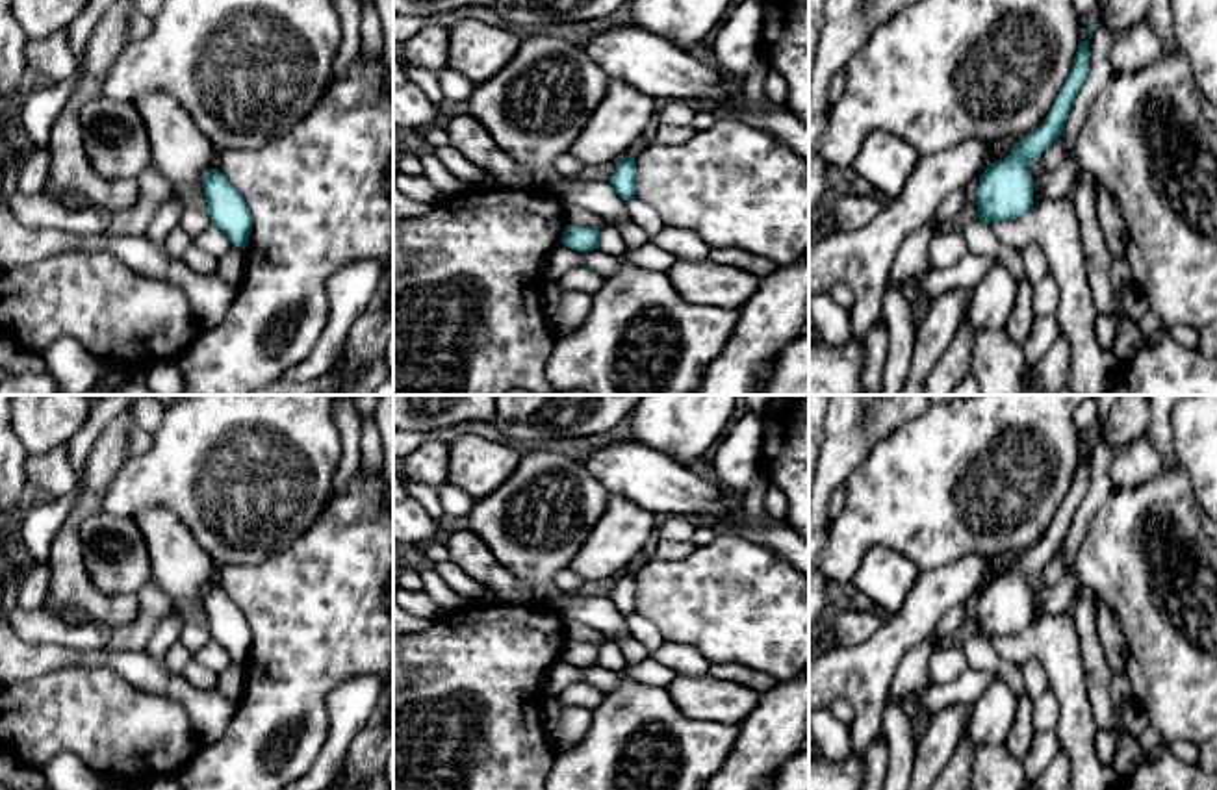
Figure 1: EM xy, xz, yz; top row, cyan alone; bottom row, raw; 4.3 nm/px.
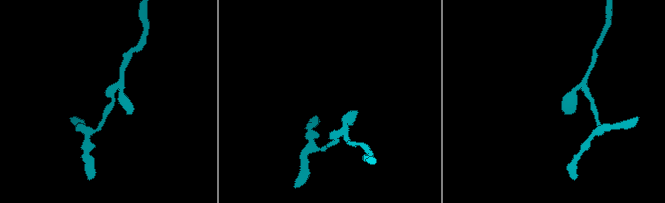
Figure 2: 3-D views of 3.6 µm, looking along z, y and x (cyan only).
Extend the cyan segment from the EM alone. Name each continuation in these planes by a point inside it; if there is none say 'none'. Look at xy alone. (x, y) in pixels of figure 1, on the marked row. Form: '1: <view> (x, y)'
none

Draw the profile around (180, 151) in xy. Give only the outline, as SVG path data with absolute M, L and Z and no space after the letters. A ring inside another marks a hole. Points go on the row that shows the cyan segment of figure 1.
M147 93L134 106L148 134L152 163L173 187L200 182L215 169L215 145L174 96Z

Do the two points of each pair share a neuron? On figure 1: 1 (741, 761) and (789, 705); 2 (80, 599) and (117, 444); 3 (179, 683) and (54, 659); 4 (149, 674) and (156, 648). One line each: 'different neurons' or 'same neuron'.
1: same neuron
2: same neuron
3: same neuron
4: different neurons

